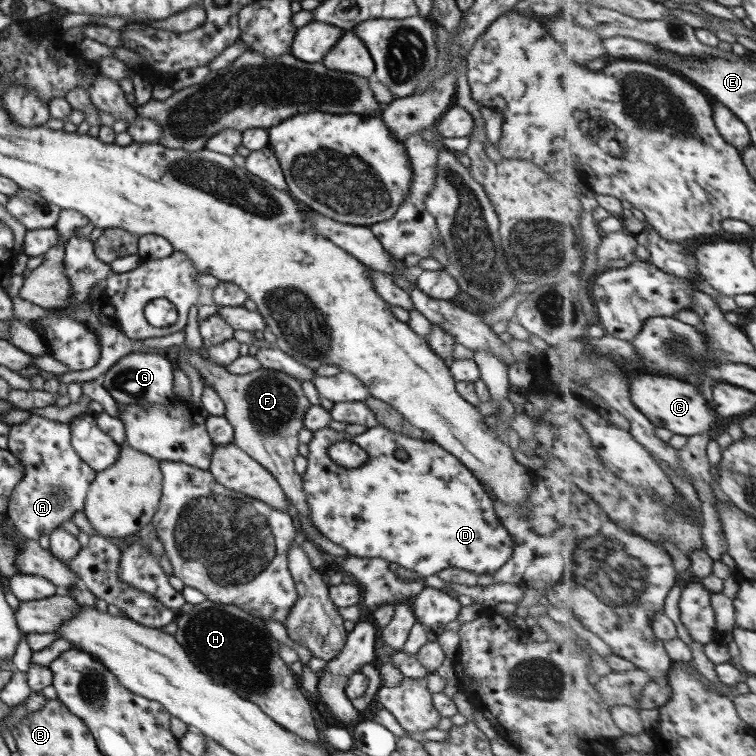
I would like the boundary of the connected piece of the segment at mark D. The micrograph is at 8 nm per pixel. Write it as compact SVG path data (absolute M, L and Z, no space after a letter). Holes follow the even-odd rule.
M375 427L367 429L363 434L352 436L344 432L336 432L332 428L324 428L323 430L314 431L314 437L308 444L308 468L302 475L302 484L304 484L304 494L306 494L306 500L308 500L309 516L313 526L322 535L326 536L330 542L346 548L348 555L357 556L360 558L383 558L388 560L389 563L396 562L399 566L404 566L406 570L411 570L420 575L422 579L431 574L438 574L444 569L462 569L468 572L474 572L474 574L493 574L498 571L498 568L502 564L506 564L508 559L514 552L514 540L510 537L507 529L499 522L499 518L496 517L496 510L494 510L494 501L489 496L488 492L484 490L484 485L471 474L471 470L464 464L461 464L452 454L449 454L433 441L426 441L423 439L417 440L416 438L409 438L409 436L397 434L392 430L384 427ZM349 441L357 446L360 446L366 455L368 461L358 468L343 468L337 466L334 462L330 461L327 456L327 446L331 446L336 442ZM396 450L404 450L406 452L406 460L402 458L396 458Z

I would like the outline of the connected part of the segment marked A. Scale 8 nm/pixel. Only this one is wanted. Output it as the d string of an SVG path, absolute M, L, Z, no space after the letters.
M32 414L26 422L10 425L7 450L25 466L25 475L12 491L7 509L7 518L22 535L31 539L50 535L56 528L60 528L62 522L72 520L72 515L83 511L90 483L95 479L97 472L89 468L88 464L85 464L73 450L71 429L68 423L56 422L44 416Z

